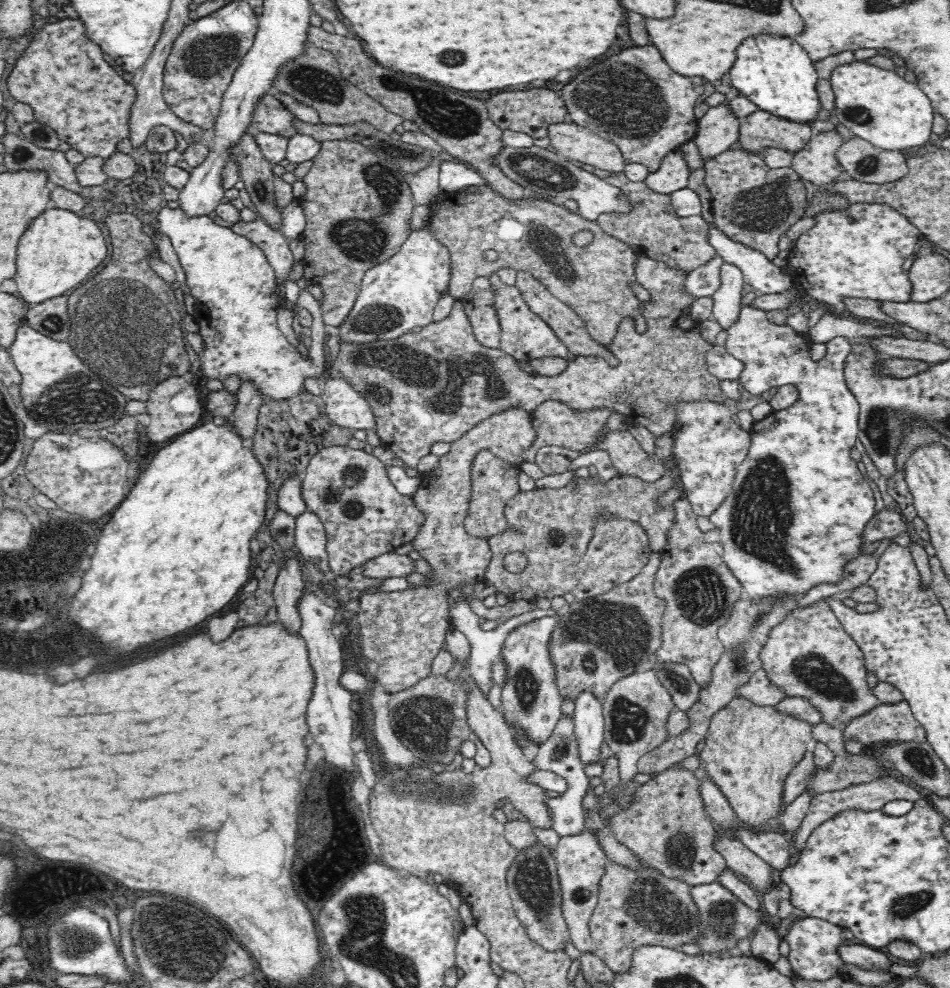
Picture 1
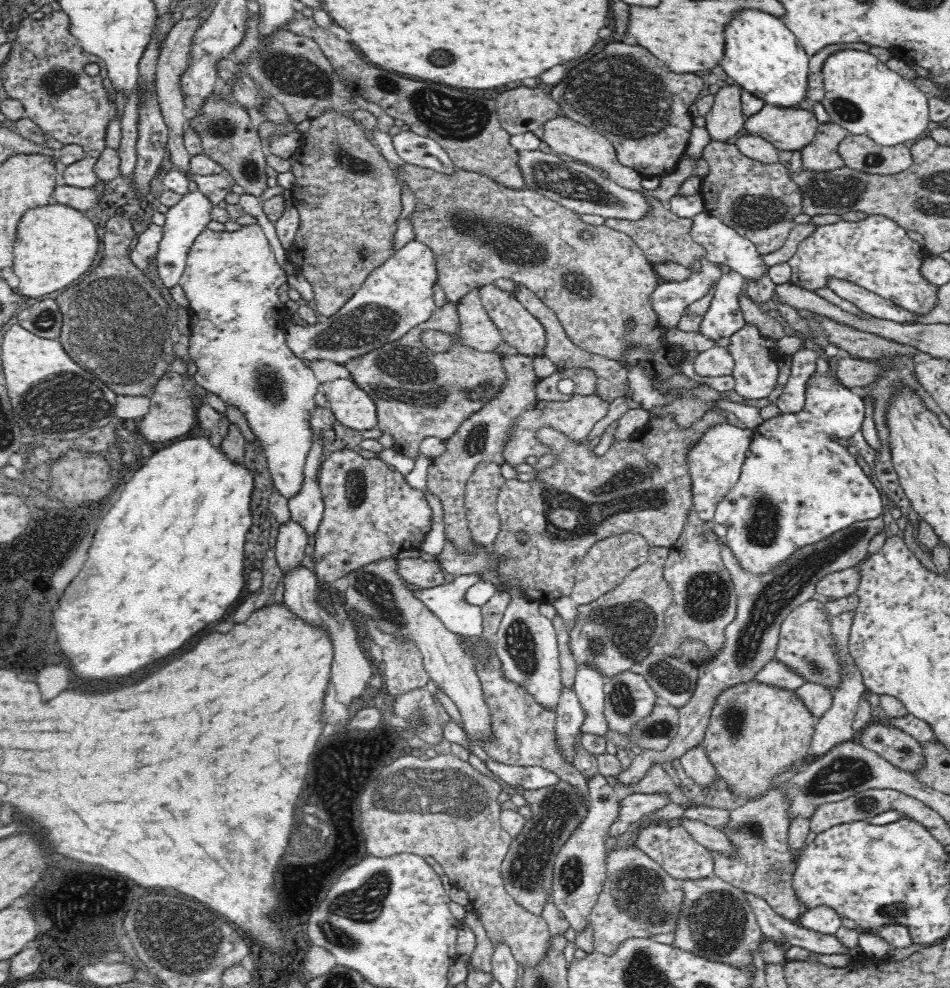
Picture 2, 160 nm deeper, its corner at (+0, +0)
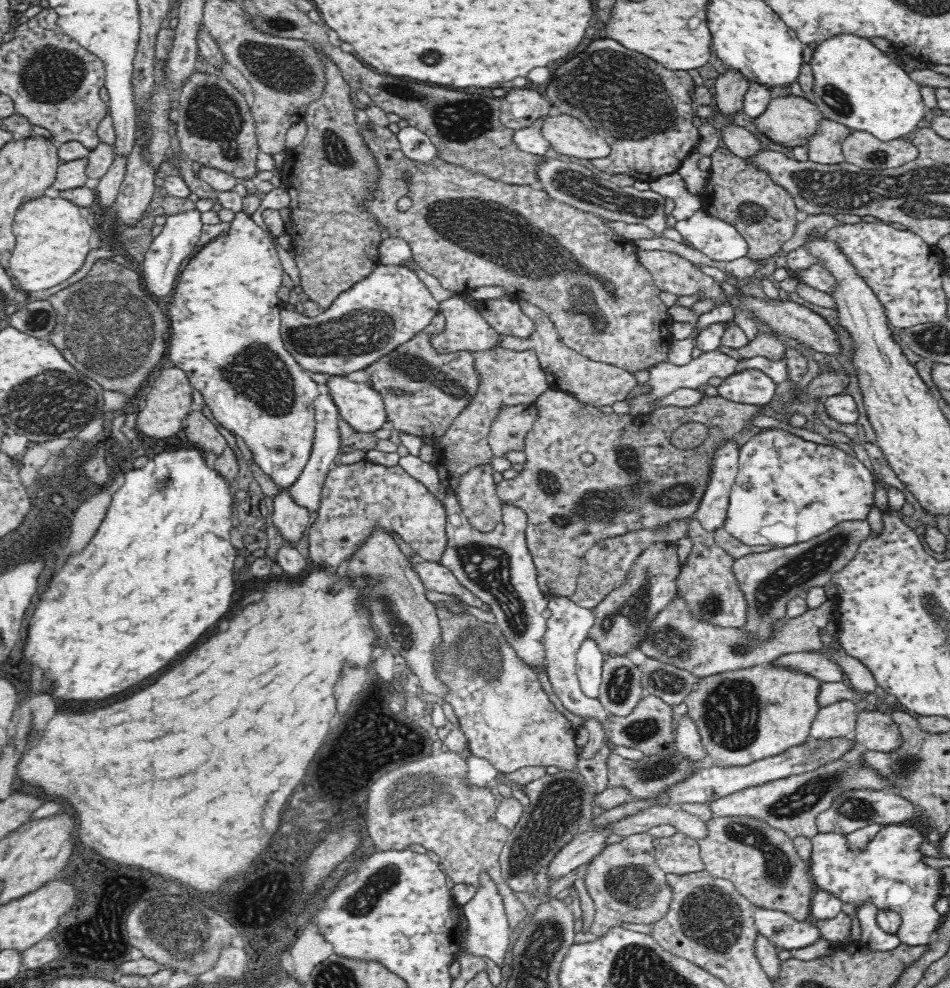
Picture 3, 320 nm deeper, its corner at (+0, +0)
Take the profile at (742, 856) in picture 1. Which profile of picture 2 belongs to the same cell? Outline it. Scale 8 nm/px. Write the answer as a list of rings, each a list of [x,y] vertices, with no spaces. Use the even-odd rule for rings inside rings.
[[[684,816],[673,823],[676,825],[680,823],[698,844],[702,844],[707,849],[716,850],[722,854],[732,854],[730,840],[719,828],[709,826],[702,820],[692,820]]]

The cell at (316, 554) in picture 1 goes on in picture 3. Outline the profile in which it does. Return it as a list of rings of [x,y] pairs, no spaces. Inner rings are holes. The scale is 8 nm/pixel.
[[[329,394],[319,395],[313,402],[315,424],[315,435],[312,454],[306,468],[297,478],[294,484],[289,486],[289,493],[292,498],[302,506],[305,506],[309,512],[318,510],[320,498],[322,498],[322,489],[327,474],[334,468],[334,462],[337,460],[339,448],[341,447],[341,438],[339,433],[339,410],[336,403]]]

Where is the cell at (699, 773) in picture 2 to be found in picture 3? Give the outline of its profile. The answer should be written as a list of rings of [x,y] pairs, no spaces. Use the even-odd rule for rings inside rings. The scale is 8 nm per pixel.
[[[684,714],[674,728],[674,744],[677,750],[692,760],[709,759],[695,722]]]

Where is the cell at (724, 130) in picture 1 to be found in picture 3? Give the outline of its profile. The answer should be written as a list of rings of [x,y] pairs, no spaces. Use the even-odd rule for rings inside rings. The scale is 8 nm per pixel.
[[[735,68],[720,73],[715,83],[714,106],[722,112],[722,116],[732,118],[732,115],[743,110],[743,98],[750,82]]]

